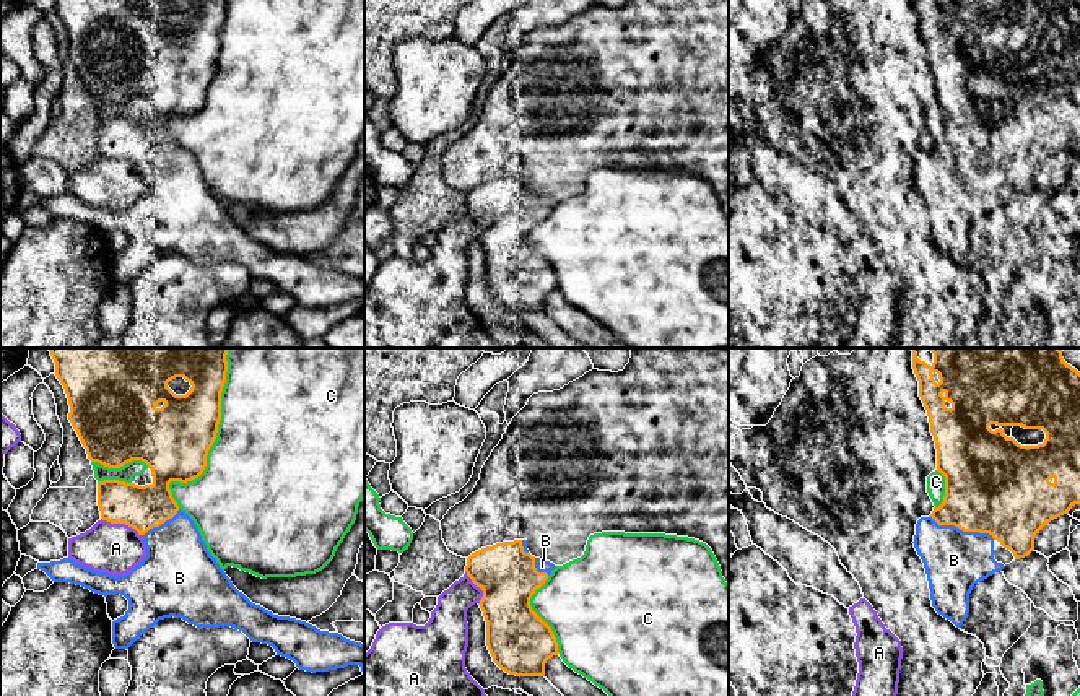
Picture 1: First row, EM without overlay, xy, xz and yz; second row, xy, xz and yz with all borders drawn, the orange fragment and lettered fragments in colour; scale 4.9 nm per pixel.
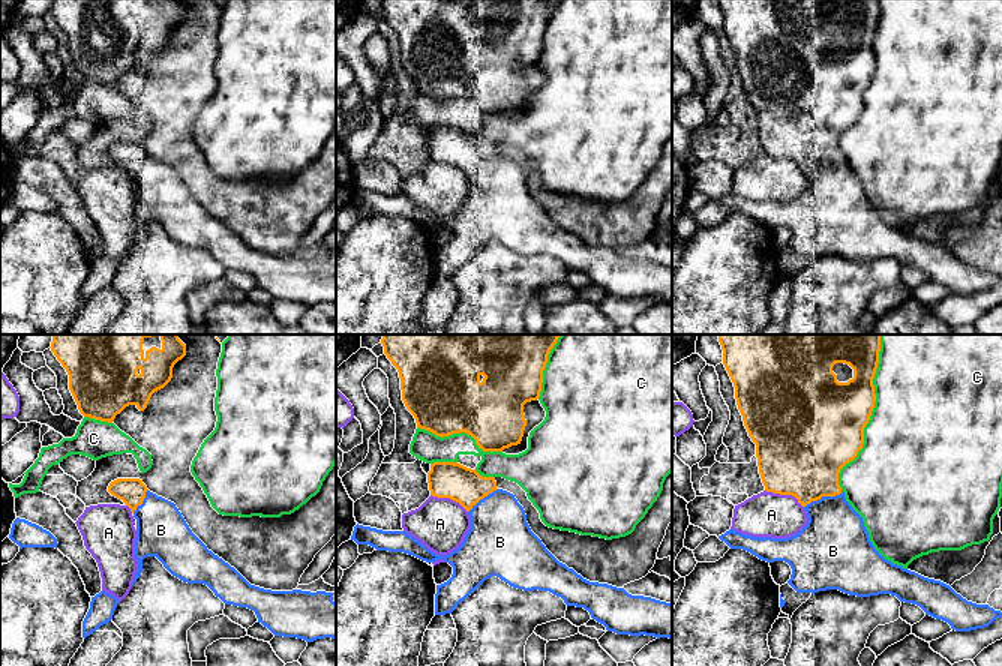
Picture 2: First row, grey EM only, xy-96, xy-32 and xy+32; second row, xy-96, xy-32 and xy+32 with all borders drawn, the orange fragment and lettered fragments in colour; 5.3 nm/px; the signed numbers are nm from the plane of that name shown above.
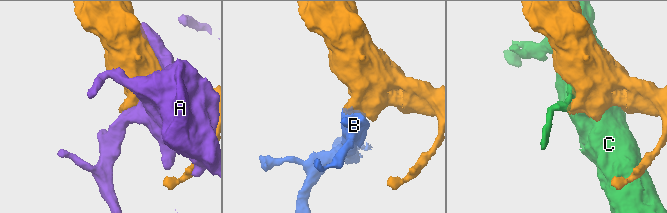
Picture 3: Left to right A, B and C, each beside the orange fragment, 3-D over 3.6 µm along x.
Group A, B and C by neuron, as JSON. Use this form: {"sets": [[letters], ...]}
{"sets": [["A"], ["B"], ["C"]]}

